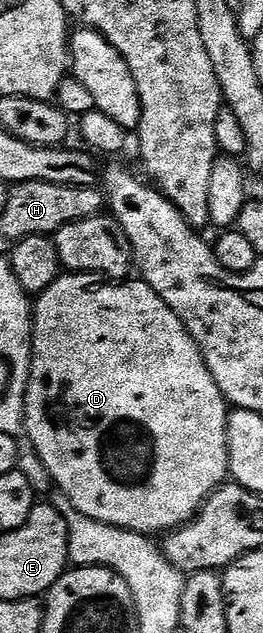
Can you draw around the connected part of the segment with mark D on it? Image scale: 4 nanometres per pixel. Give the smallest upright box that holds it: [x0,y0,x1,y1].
[26,272,230,537]

